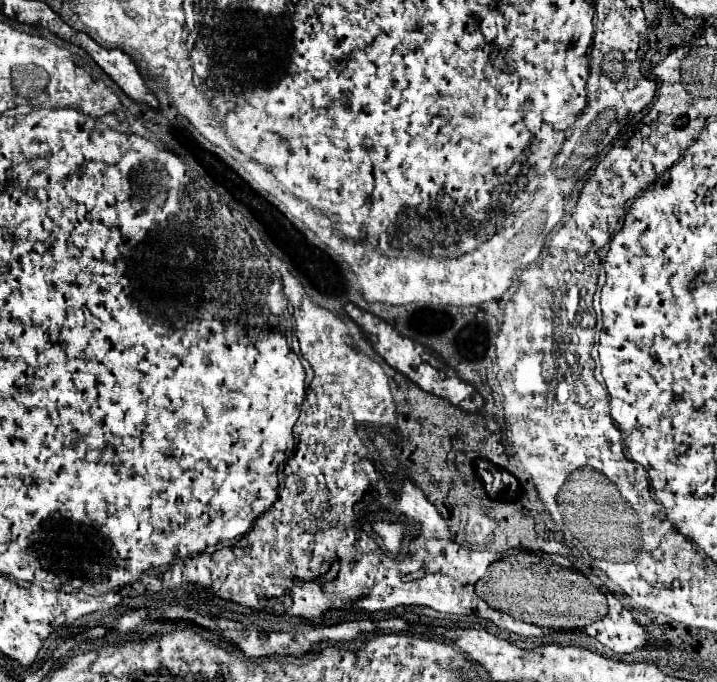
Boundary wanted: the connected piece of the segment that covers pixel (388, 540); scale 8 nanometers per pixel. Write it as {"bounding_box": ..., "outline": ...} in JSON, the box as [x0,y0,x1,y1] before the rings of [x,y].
{"bounding_box":[375,522,405,555],"outline":[[[381,522],[381,530],[375,530],[383,540],[385,540],[385,548],[393,555],[399,554],[399,544],[401,538],[405,534],[405,526],[403,524],[395,524],[395,522]]]}

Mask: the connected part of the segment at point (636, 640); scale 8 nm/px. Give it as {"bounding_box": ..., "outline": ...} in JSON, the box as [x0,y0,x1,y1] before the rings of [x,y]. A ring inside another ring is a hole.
{"bounding_box":[585,593,649,654],"outline":[[[607,593],[606,599],[609,603],[609,616],[587,626],[585,632],[597,637],[599,642],[617,654],[633,652],[635,648],[645,646],[649,634],[643,632],[643,628],[613,594]]]}

